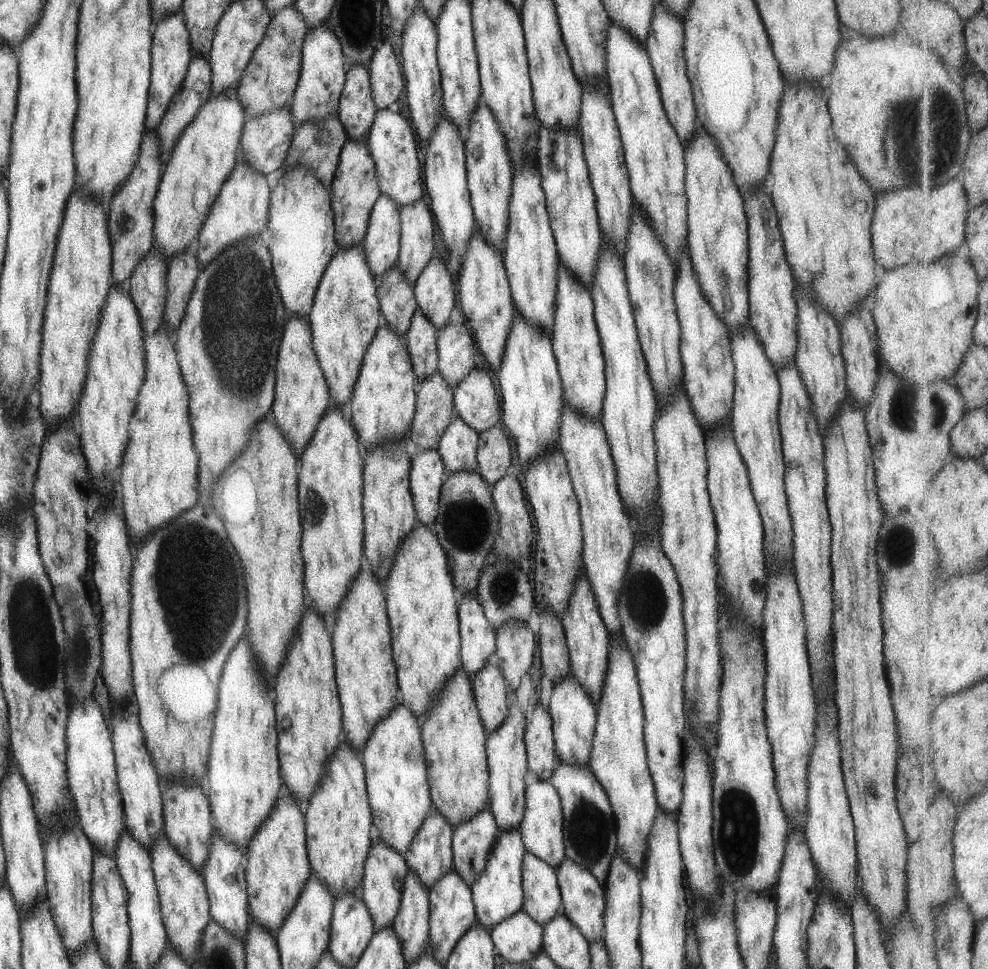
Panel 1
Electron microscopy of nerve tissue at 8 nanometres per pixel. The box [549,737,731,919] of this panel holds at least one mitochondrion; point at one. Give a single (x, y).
(589, 826)

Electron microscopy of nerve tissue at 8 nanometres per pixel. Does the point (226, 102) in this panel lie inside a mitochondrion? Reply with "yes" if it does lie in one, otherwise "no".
no

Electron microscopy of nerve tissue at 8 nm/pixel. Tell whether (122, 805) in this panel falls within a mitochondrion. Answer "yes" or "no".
no

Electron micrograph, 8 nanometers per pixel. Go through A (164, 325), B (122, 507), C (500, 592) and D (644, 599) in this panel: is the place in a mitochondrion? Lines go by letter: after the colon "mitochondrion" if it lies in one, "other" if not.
A: other
B: other
C: mitochondrion
D: mitochondrion

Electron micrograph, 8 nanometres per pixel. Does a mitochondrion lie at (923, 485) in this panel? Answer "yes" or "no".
no

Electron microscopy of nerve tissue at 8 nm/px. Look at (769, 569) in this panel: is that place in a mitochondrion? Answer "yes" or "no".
no

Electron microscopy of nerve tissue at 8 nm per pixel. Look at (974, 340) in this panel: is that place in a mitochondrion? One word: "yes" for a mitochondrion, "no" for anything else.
no

